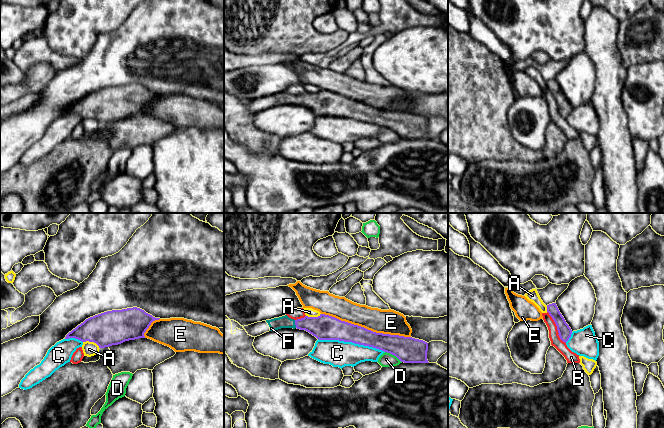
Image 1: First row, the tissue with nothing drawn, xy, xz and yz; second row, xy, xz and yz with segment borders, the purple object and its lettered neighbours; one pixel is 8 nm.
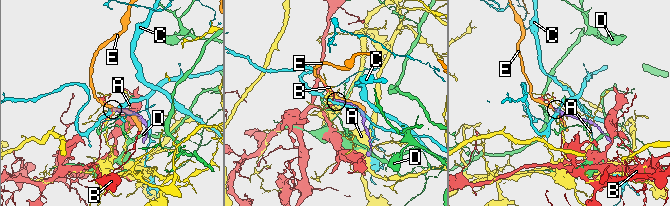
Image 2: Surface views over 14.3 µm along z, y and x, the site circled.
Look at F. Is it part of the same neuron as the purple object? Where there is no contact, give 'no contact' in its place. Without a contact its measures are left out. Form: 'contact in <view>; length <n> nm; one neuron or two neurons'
contact in xz; length 70 nm; one neuron

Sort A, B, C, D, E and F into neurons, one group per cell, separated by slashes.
A / B / C / D / E / F

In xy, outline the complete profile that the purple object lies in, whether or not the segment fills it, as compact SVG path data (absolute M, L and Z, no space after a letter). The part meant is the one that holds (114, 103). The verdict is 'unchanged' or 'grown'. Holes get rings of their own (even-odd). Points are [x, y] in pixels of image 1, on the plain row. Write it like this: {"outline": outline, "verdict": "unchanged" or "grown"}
{"outline": "M137 83L107 87L86 95L69 108L65 115L94 118L99 124L105 124L145 114L144 109L151 99L159 95Z", "verdict": "unchanged"}

